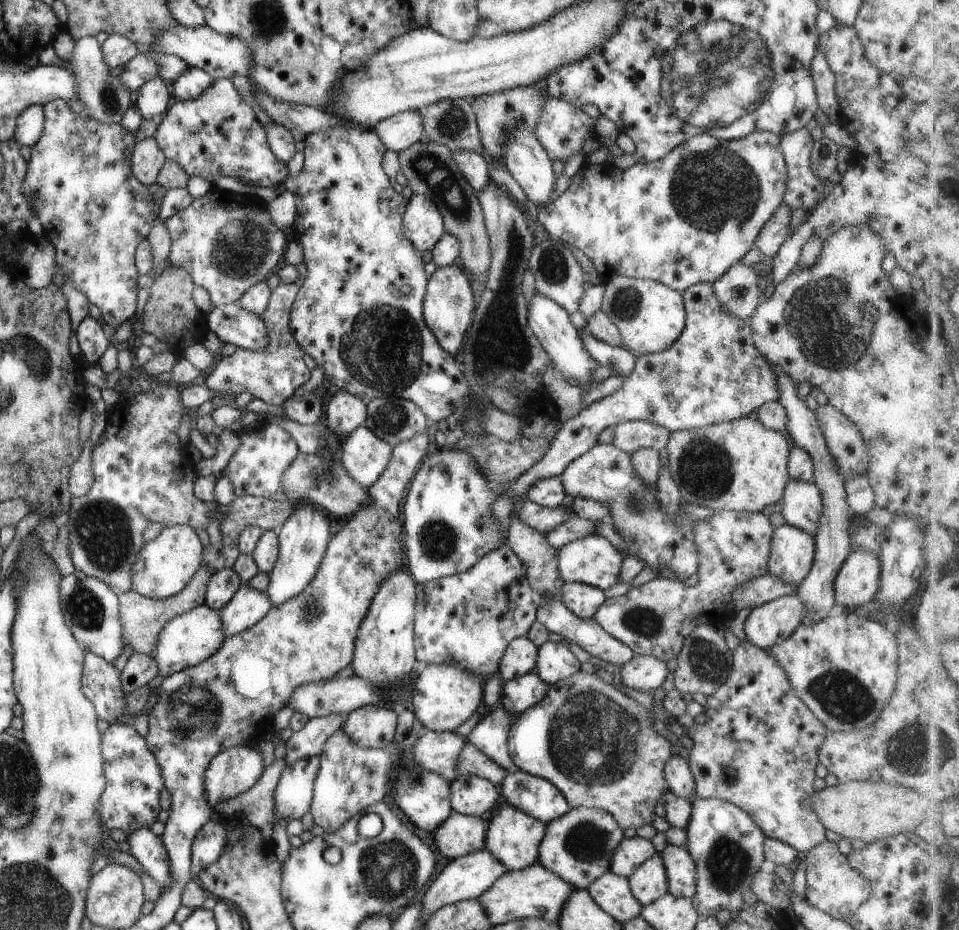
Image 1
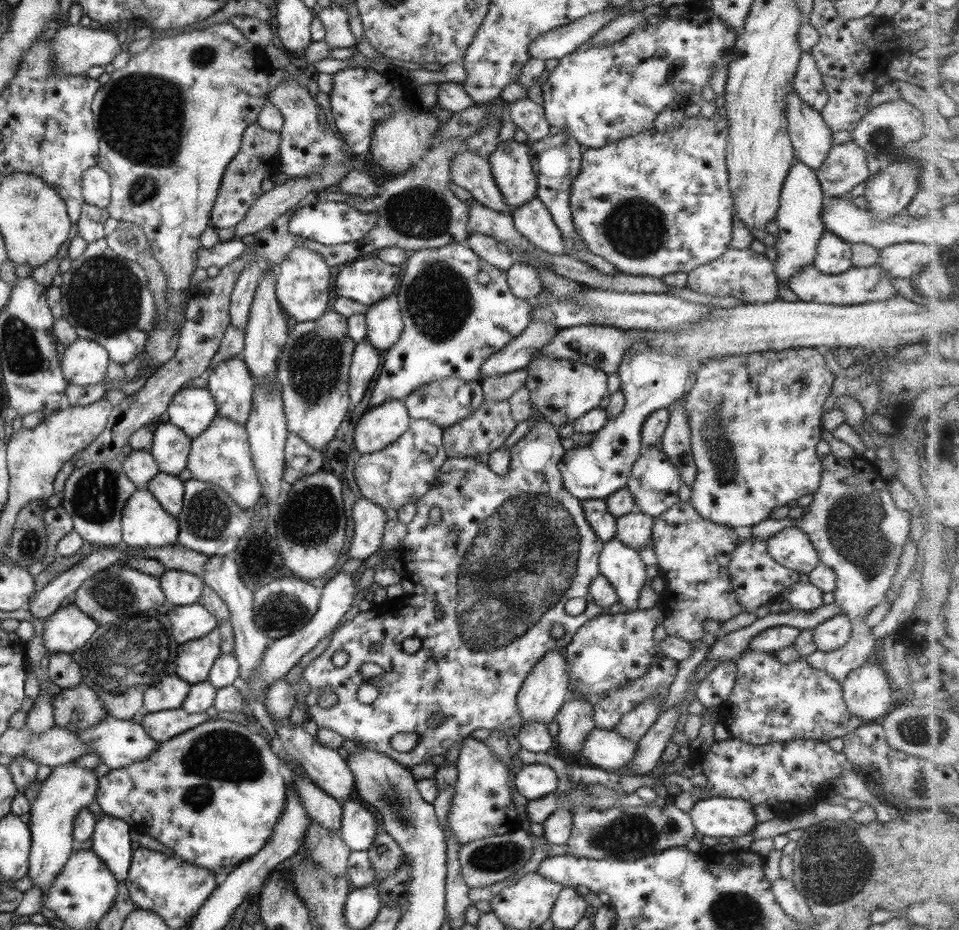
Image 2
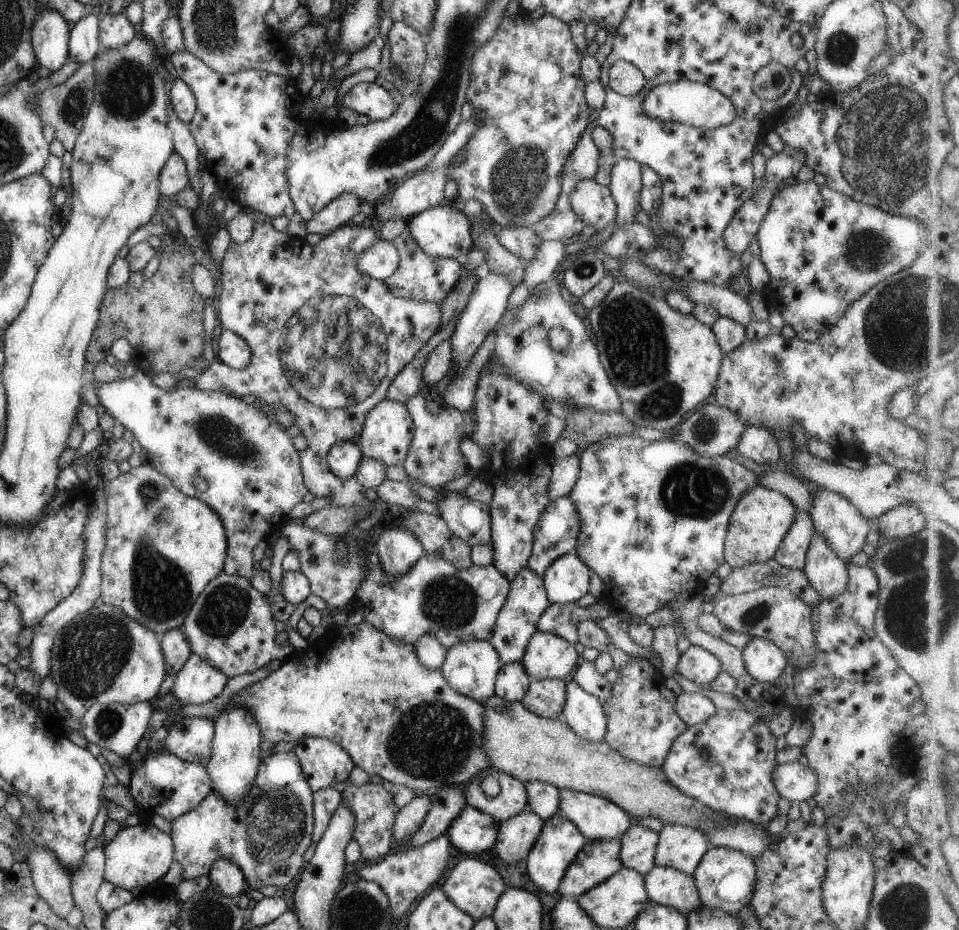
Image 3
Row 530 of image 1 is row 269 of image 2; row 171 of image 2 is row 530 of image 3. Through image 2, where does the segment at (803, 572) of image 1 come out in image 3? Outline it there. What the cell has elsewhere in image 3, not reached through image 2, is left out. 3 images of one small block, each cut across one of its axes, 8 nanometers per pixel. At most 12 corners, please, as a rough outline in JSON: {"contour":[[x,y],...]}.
{"contour":[[796,510],[794,521],[772,559],[802,570],[815,531],[808,513]]}

